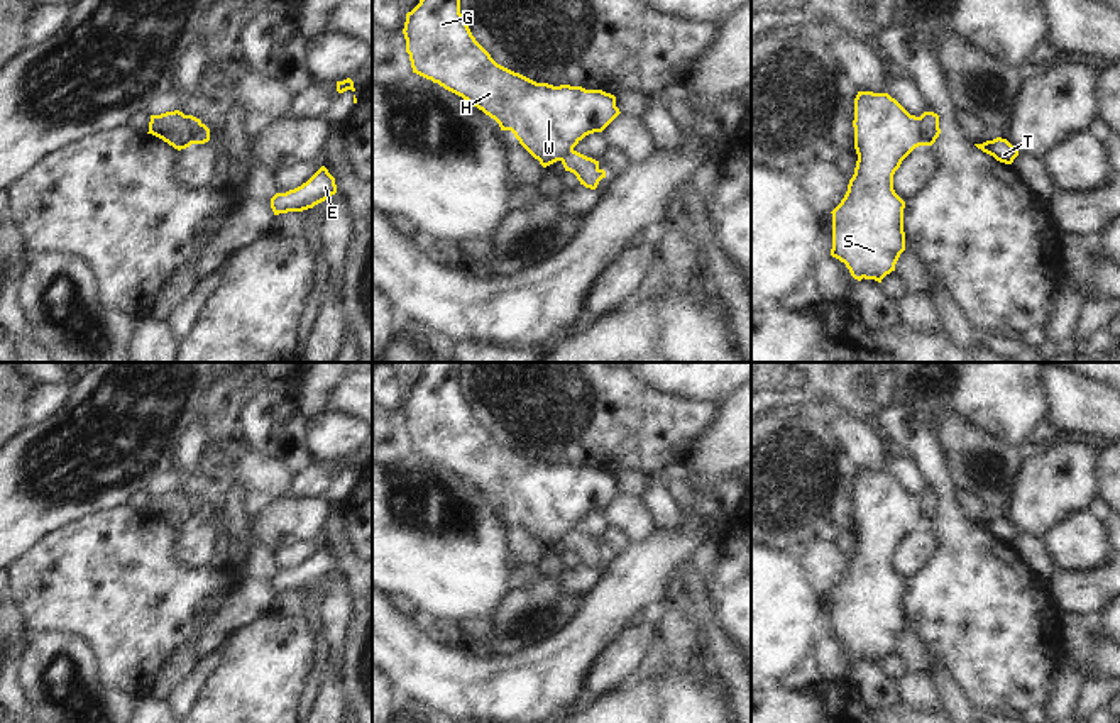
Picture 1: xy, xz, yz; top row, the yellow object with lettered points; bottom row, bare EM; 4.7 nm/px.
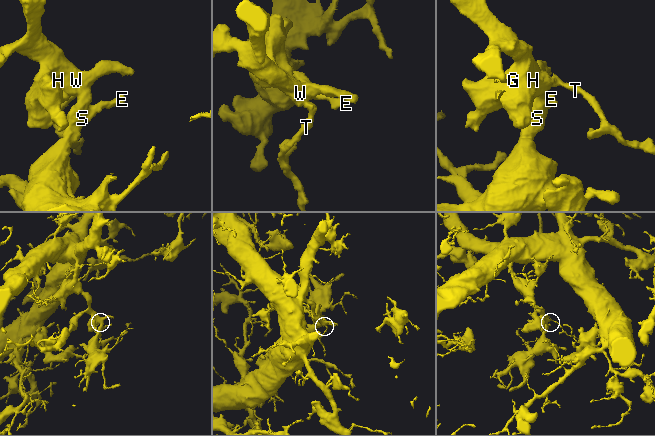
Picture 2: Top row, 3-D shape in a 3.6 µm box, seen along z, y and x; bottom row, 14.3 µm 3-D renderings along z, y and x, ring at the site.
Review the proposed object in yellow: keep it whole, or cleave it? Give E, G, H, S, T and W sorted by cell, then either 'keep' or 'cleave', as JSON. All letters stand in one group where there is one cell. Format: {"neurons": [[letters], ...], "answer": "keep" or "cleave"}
{"neurons": [["E", "G", "H", "S", "W"], ["T"]], "answer": "cleave"}

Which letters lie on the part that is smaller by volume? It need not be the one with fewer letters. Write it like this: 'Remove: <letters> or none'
Remove: T.

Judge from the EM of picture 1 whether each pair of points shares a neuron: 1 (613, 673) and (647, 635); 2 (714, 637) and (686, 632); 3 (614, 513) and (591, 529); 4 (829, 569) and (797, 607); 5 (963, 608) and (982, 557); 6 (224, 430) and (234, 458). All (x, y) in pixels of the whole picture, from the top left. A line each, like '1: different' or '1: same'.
1: same
2: different
3: different
4: different
5: same
6: different

